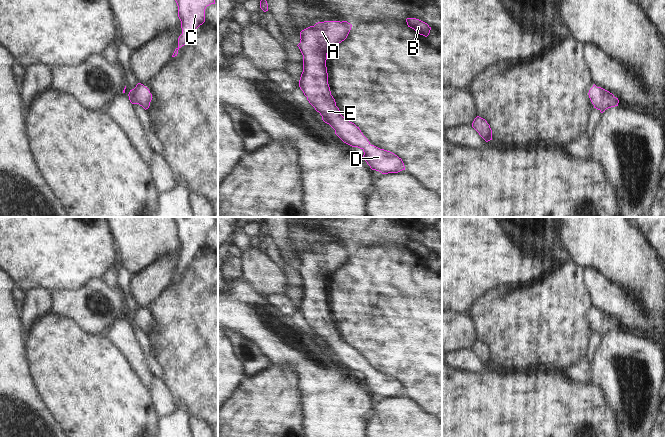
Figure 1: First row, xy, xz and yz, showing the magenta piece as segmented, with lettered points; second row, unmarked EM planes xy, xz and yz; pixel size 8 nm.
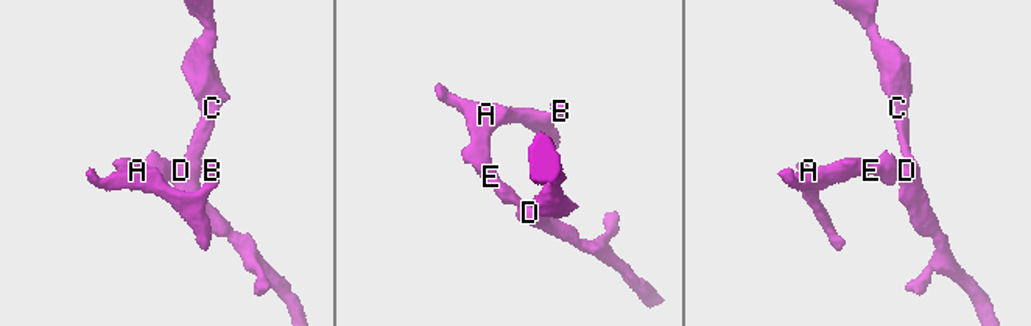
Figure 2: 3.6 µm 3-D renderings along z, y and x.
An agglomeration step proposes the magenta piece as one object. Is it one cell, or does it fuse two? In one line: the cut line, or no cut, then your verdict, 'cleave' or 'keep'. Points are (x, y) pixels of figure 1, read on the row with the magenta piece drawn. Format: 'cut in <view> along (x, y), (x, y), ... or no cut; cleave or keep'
no cut; keep

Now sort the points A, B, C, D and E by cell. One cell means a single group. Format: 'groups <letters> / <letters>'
groups A B C D E

